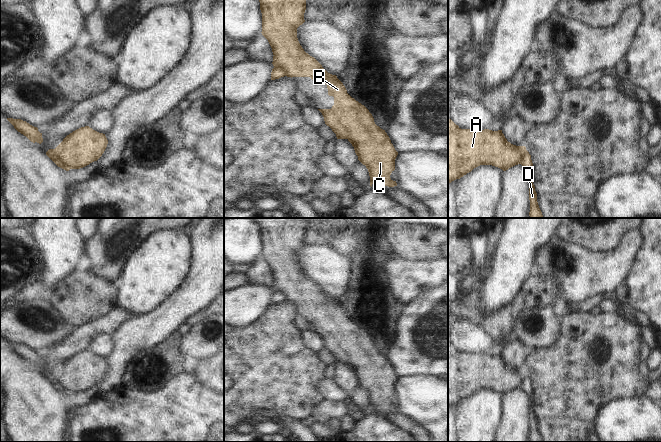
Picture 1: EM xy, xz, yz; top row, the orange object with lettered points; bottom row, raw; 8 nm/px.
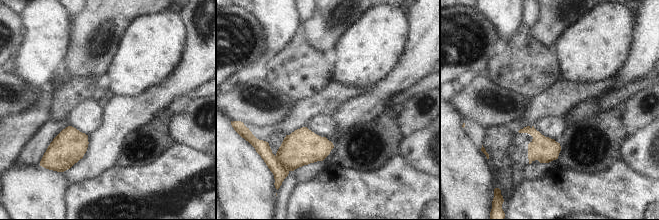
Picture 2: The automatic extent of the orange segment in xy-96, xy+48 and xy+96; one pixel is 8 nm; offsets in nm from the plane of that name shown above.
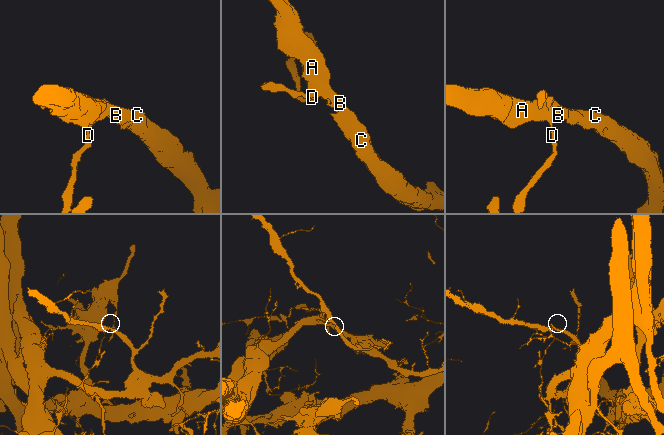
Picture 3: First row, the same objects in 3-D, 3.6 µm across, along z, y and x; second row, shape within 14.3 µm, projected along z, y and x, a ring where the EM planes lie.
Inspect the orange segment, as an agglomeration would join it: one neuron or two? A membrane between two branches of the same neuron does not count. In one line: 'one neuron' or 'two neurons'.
two neurons

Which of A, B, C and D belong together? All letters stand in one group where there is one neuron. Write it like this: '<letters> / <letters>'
A B C / D

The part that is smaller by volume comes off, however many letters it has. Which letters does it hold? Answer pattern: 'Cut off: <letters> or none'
Cut off: D

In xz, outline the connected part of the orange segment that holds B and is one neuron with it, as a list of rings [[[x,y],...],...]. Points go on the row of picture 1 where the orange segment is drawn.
[[[259,0],[262,13],[262,35],[268,40],[273,52],[273,66],[280,67],[287,77],[310,77],[315,83],[327,85],[328,95],[334,97],[331,109],[318,109],[325,124],[336,134],[337,139],[347,139],[354,147],[358,160],[366,166],[370,176],[370,186],[374,183],[394,187],[396,181],[390,178],[395,170],[395,150],[385,130],[374,122],[369,110],[352,98],[336,75],[328,73],[322,65],[304,51],[297,38],[297,28],[302,25],[306,10],[306,0]]]

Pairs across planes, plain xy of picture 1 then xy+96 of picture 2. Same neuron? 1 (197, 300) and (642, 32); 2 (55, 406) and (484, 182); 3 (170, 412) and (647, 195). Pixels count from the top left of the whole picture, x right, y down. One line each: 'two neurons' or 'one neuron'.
1: one neuron
2: one neuron
3: one neuron

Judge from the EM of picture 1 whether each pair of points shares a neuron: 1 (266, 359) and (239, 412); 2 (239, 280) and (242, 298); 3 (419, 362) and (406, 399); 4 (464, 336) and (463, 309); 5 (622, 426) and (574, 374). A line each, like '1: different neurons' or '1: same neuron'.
1: same neuron
2: different neurons
3: different neurons
4: different neurons
5: different neurons

